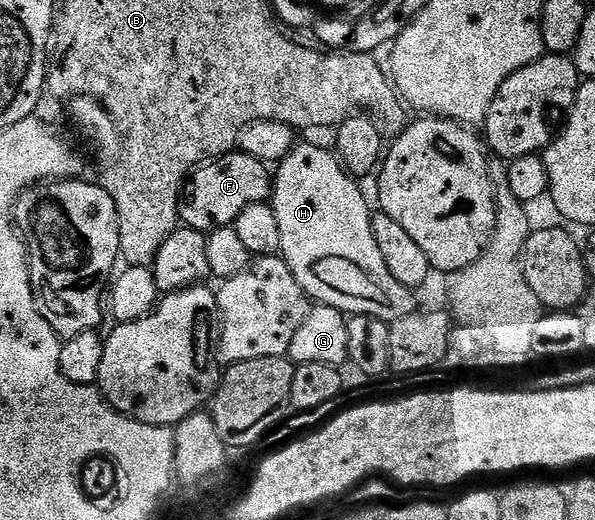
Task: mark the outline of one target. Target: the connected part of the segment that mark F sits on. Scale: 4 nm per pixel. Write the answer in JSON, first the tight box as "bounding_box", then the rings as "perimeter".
{"bounding_box":[180,152,273,231],"perimeter":[[[233,152],[224,154],[220,158],[214,158],[210,162],[192,171],[180,199],[180,222],[187,229],[211,231],[217,226],[230,226],[236,223],[238,216],[250,208],[250,204],[268,202],[272,196],[273,175],[265,163],[260,162],[254,156]]]}

